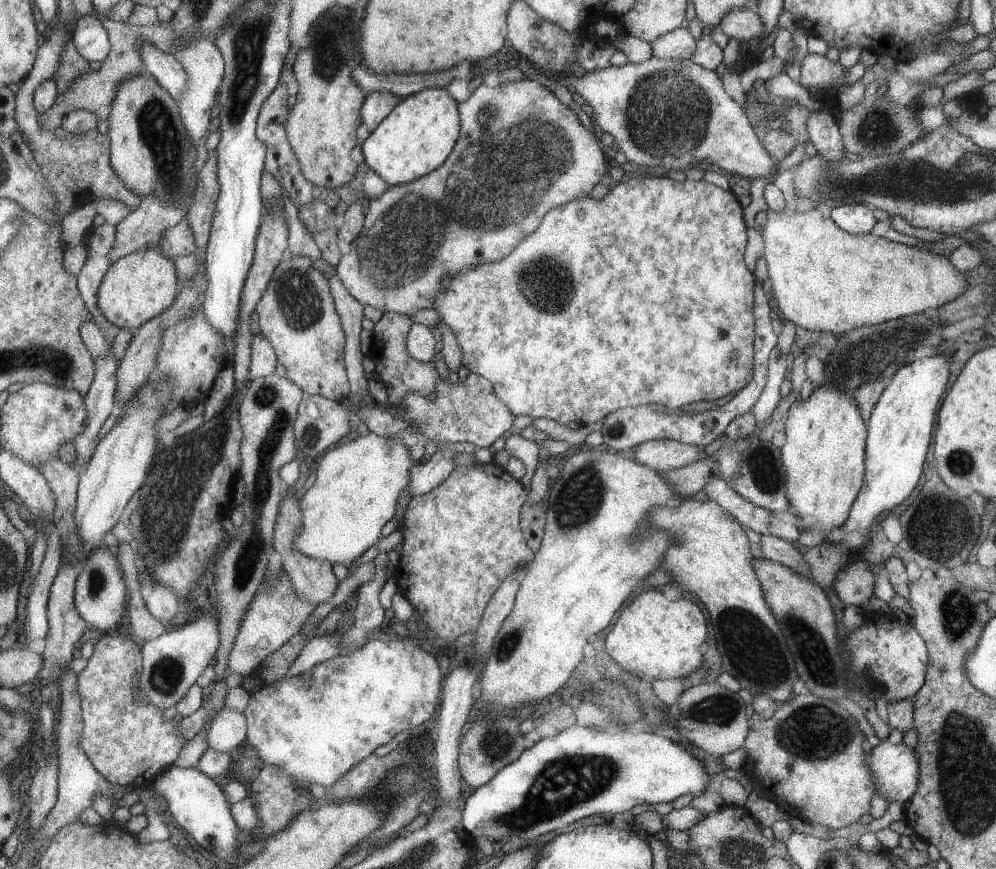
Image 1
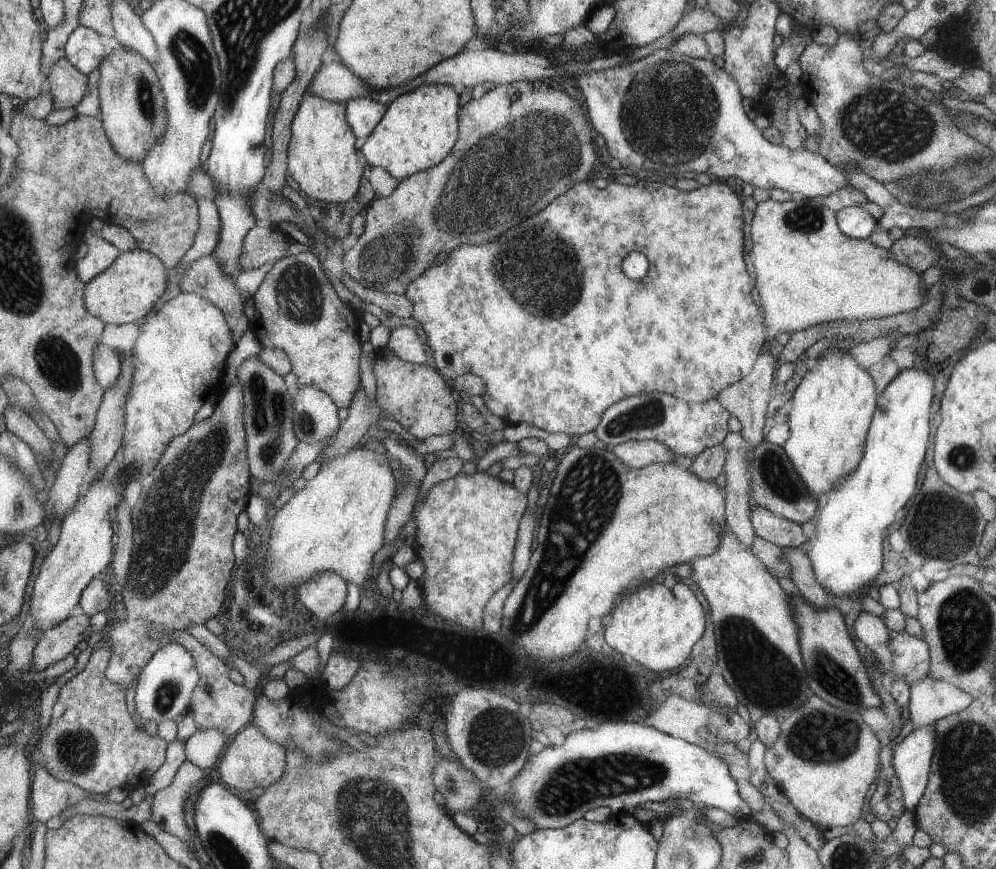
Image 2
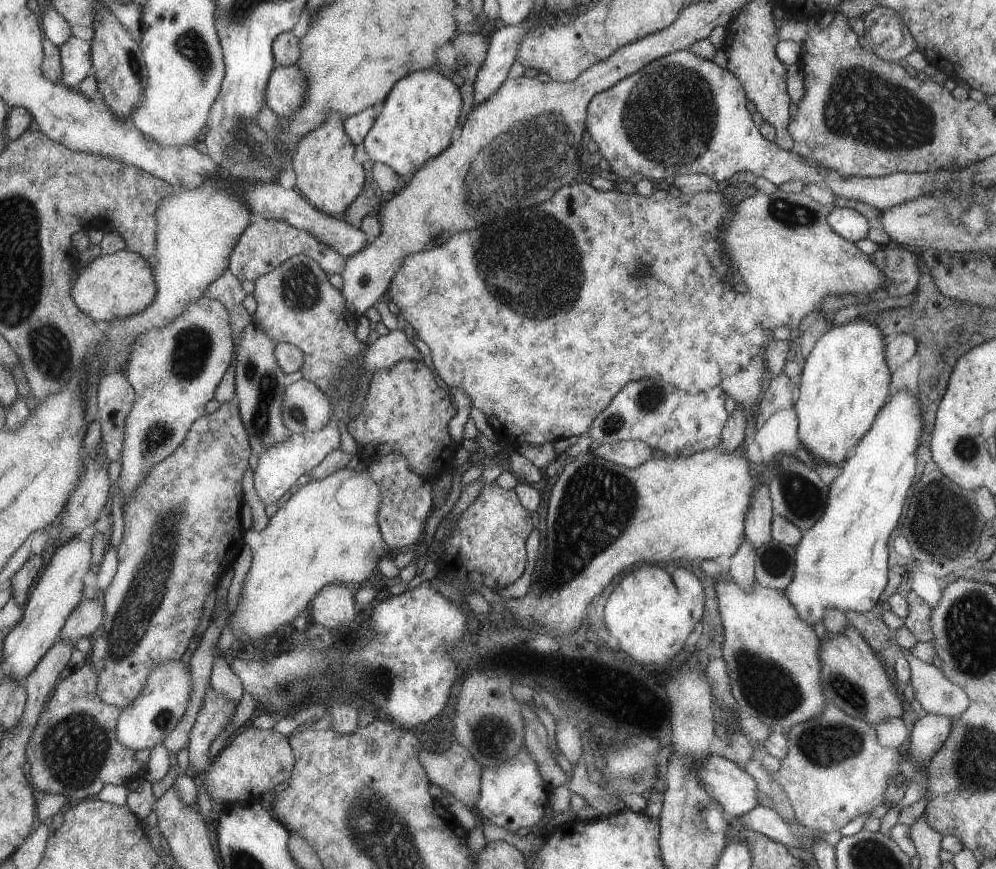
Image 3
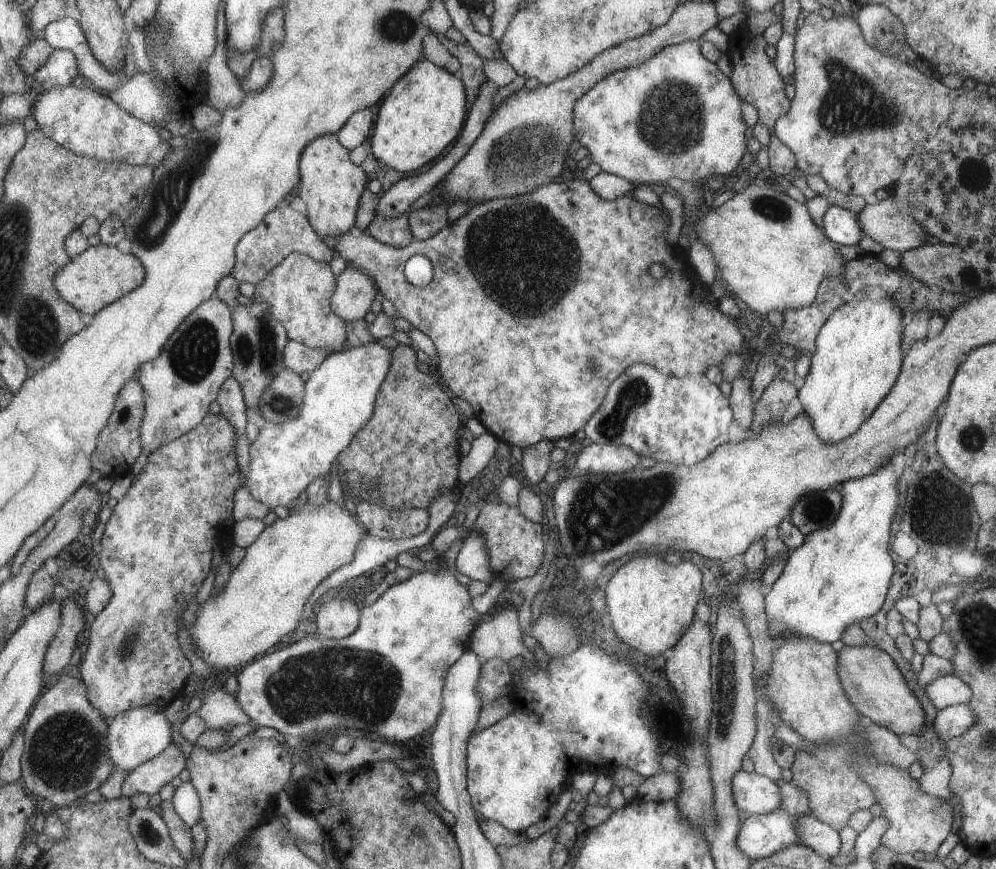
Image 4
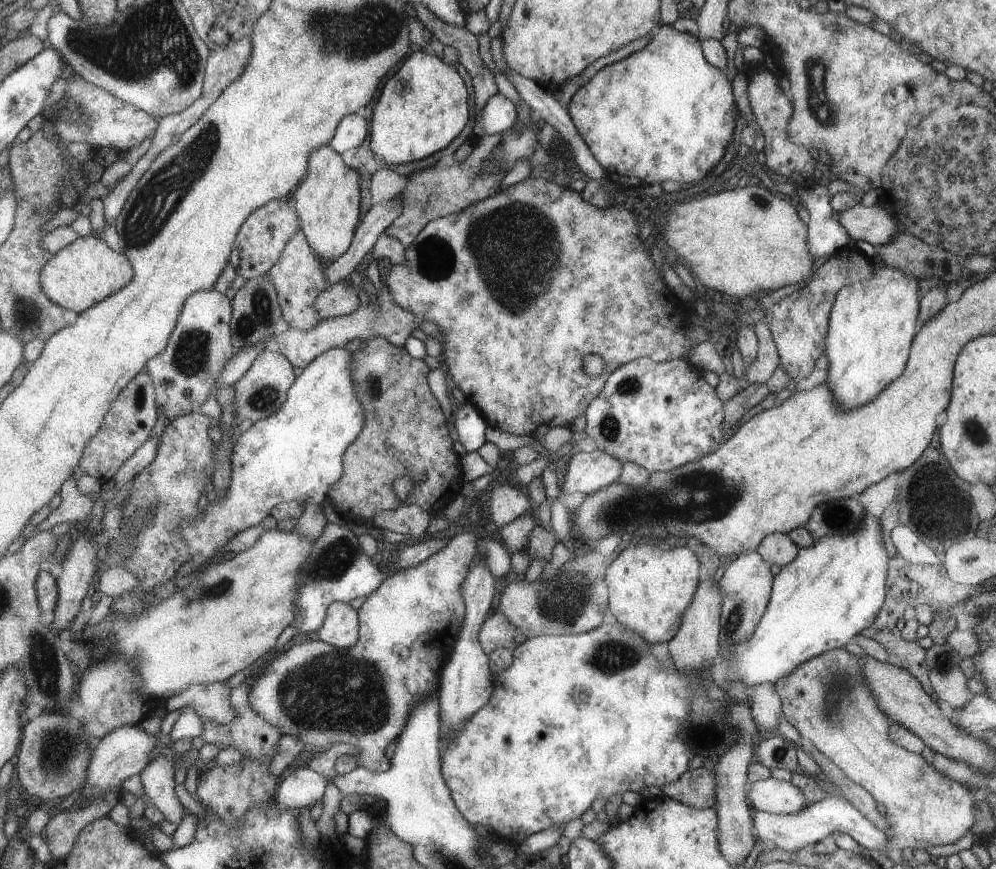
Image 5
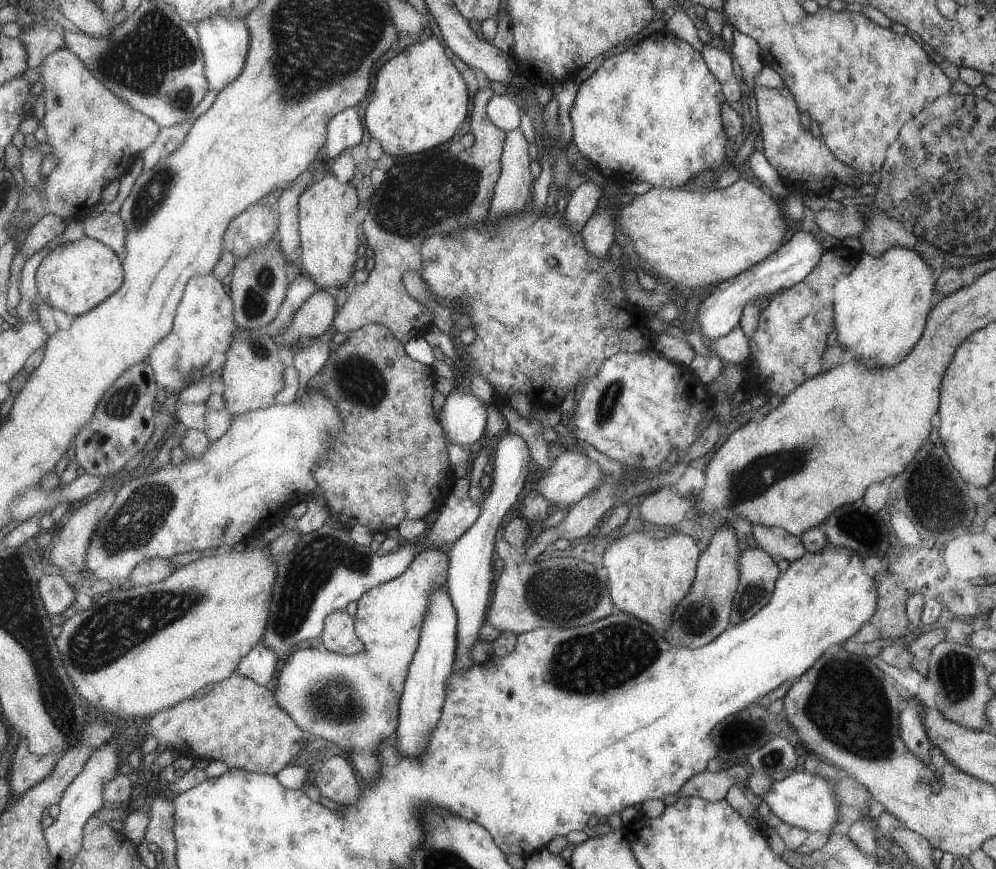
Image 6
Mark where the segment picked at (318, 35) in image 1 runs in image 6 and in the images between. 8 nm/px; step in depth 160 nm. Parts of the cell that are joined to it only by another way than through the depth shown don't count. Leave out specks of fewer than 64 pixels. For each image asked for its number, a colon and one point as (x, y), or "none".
2: (320, 156)
3: (326, 175)
4: (330, 184)
5: (326, 201)
6: (328, 238)

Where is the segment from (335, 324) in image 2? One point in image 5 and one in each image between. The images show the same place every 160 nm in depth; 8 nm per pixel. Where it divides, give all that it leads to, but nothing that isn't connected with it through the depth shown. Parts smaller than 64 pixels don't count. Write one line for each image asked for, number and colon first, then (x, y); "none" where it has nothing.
3: (295, 304)
4: (298, 291)
5: (298, 277)

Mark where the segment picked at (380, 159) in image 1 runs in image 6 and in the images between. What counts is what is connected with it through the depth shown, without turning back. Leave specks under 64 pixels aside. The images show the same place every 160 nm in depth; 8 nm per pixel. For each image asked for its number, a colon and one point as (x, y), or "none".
2: (418, 130)
3: (418, 115)
4: (425, 109)
5: (422, 106)
6: (418, 100)

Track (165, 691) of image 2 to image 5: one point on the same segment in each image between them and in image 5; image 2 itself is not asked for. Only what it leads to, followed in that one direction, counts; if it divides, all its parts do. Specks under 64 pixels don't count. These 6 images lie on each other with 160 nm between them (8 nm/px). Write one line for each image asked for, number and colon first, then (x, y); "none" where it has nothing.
3: (154, 713)
4: (137, 735)
5: (122, 753)

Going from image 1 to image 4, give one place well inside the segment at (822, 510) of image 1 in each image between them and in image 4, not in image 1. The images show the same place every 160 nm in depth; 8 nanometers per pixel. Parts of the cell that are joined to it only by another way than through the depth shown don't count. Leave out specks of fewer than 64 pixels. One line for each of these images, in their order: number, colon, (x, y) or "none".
2: (832, 409)
3: (843, 384)
4: (858, 354)

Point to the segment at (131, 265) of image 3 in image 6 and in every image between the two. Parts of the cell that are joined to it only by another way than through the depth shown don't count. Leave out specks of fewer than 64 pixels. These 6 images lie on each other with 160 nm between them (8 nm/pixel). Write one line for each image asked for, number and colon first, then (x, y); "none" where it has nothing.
4: (99, 276)
5: (84, 273)
6: (77, 276)

